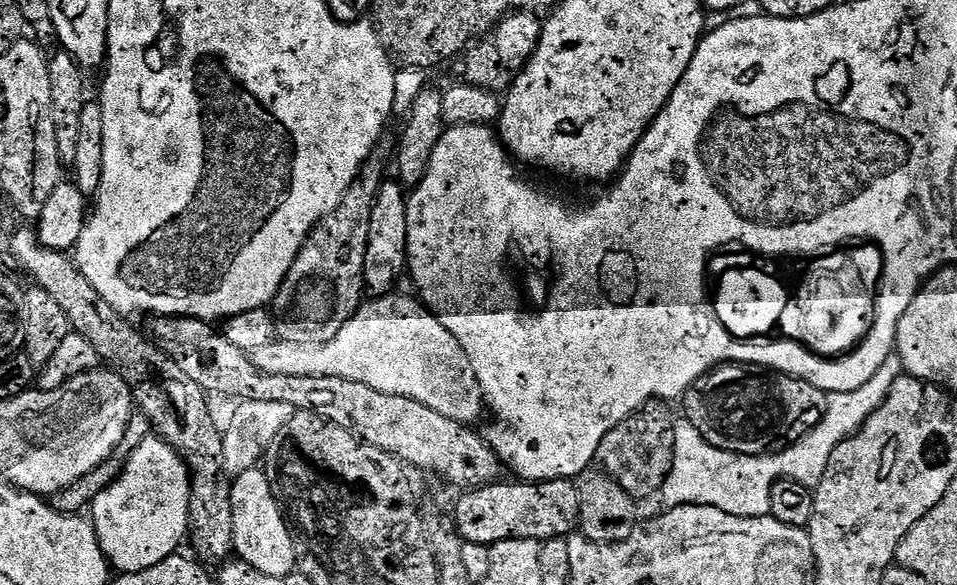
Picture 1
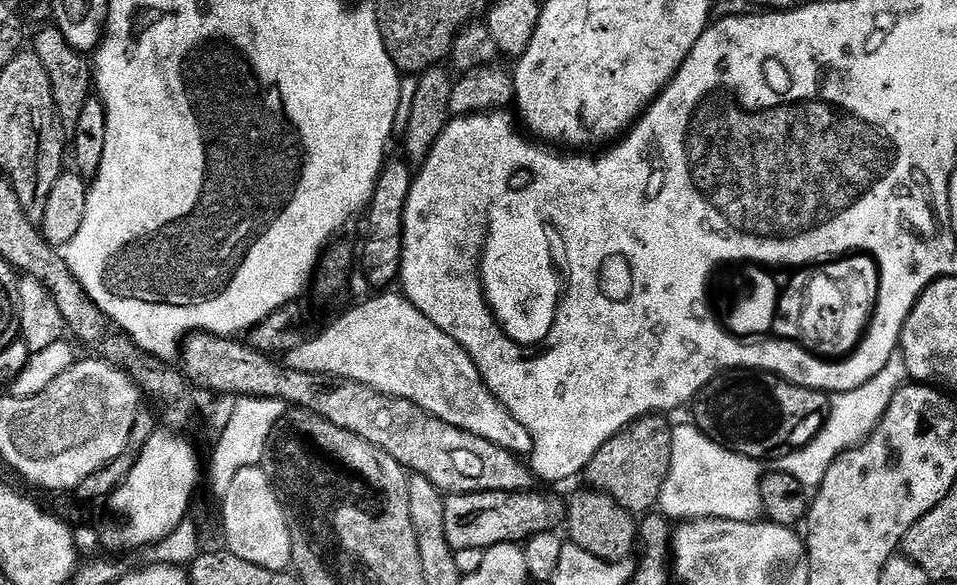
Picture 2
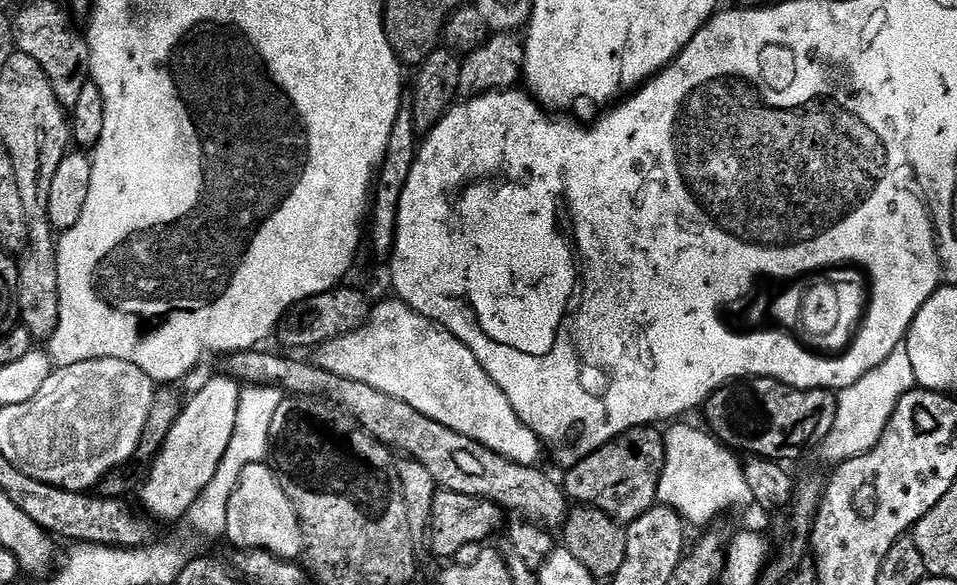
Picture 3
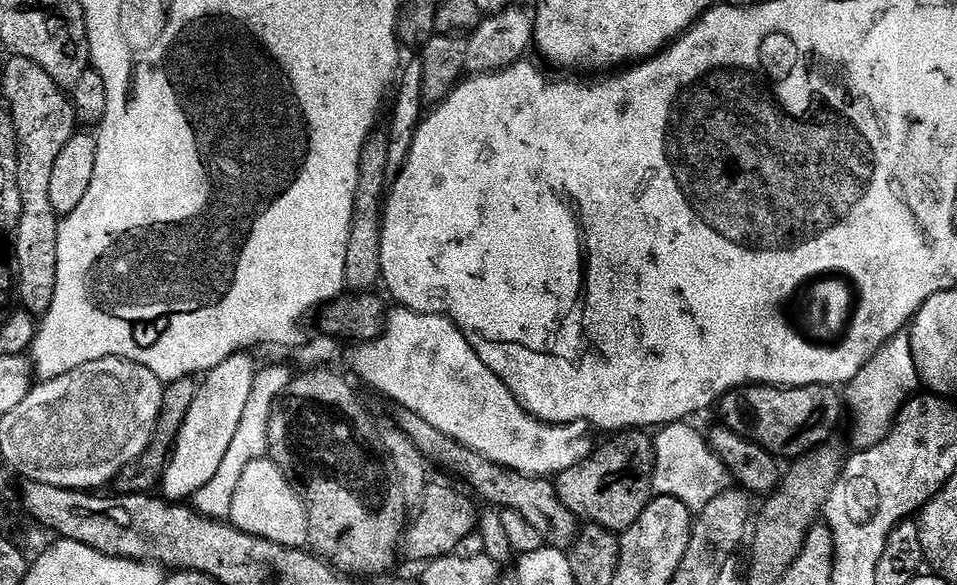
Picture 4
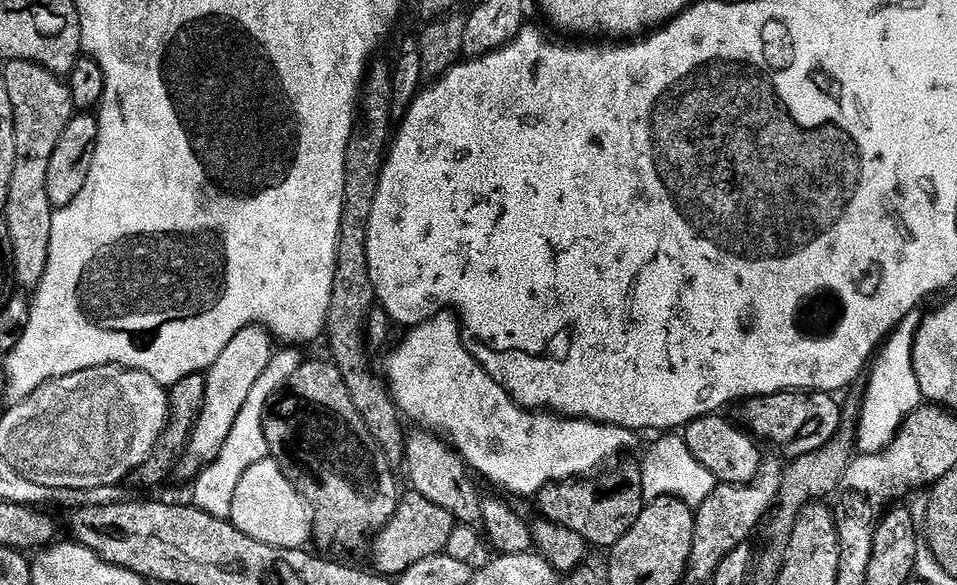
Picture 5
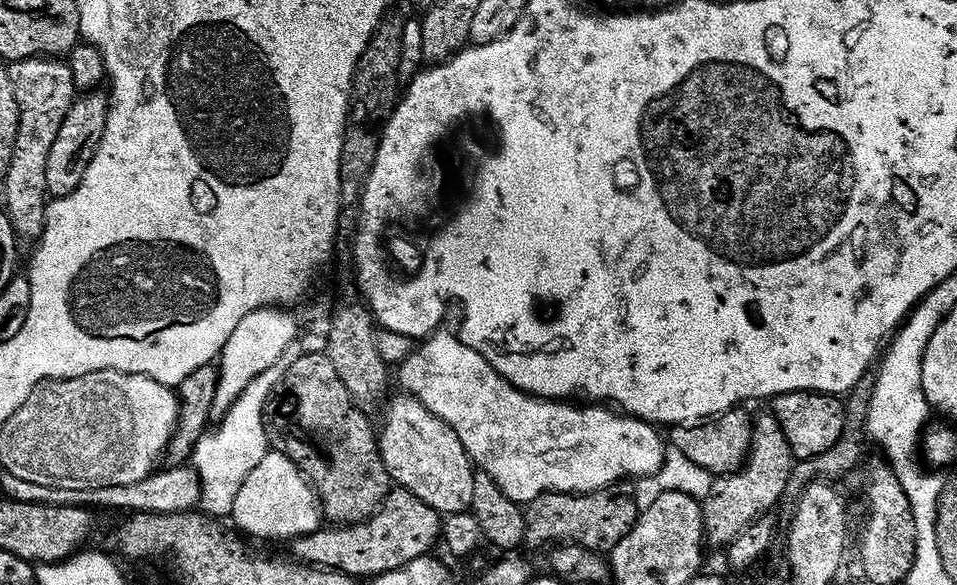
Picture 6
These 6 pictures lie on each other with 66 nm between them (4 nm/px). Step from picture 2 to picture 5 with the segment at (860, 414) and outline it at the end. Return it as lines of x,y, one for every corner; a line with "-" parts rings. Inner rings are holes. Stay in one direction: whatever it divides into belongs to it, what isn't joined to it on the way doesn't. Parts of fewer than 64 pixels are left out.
919,315
907,316
882,345
882,352
888,356
877,355
871,365
870,372
873,372
873,376
870,376
871,383
880,384
880,389
870,386
865,392
857,434
857,451
861,455
873,456
875,453
884,452
896,440
911,413
923,405
916,362
912,357
912,351
916,349
916,333
921,323

